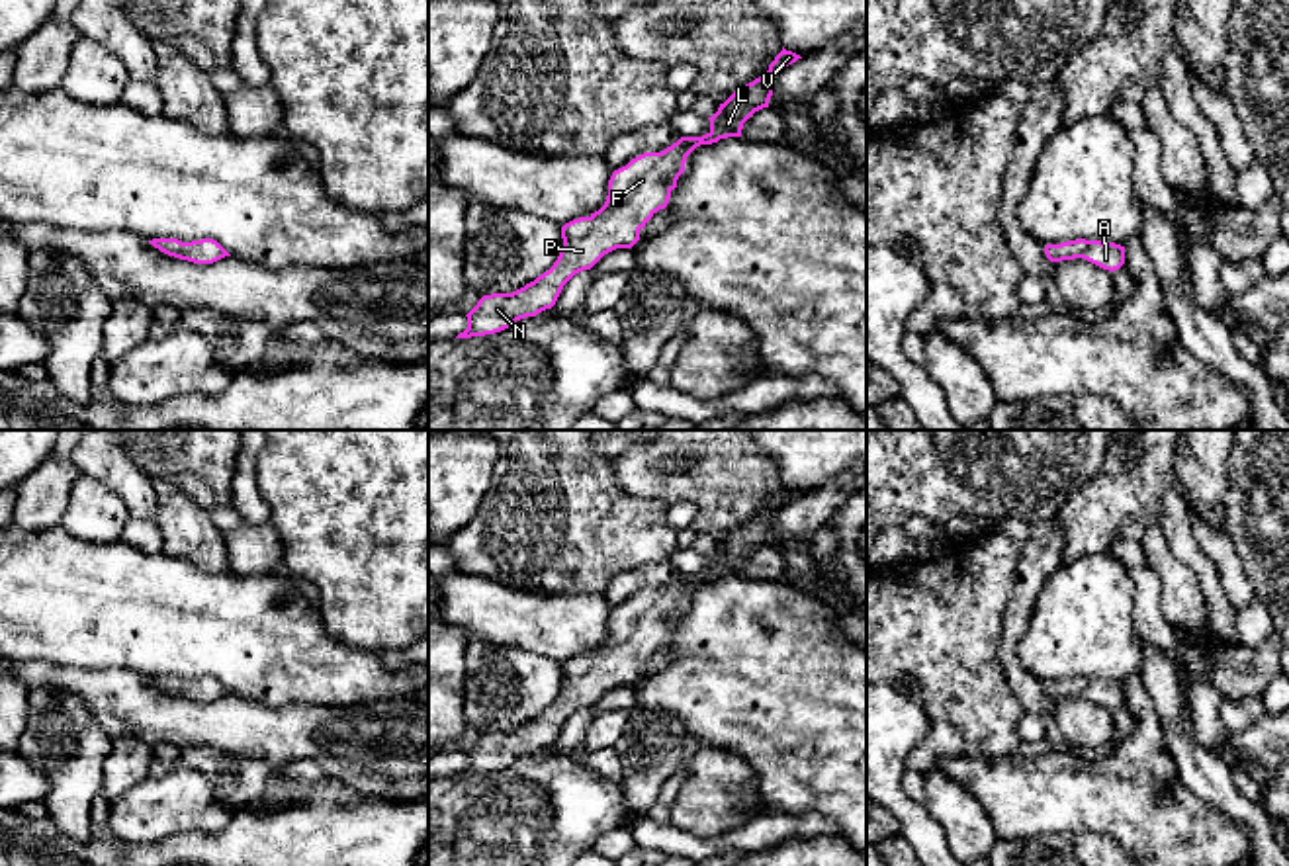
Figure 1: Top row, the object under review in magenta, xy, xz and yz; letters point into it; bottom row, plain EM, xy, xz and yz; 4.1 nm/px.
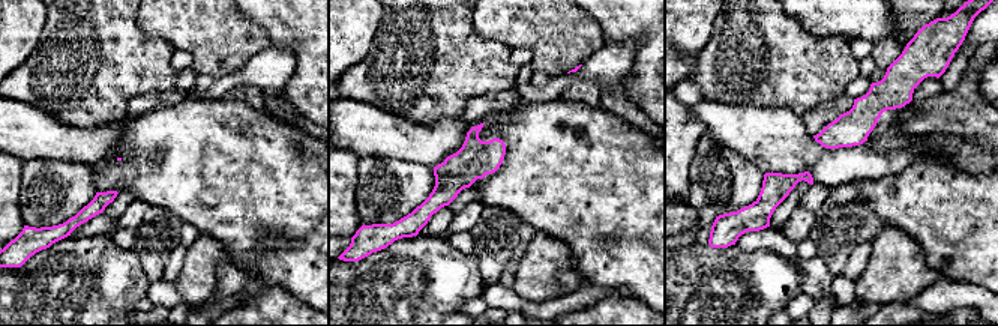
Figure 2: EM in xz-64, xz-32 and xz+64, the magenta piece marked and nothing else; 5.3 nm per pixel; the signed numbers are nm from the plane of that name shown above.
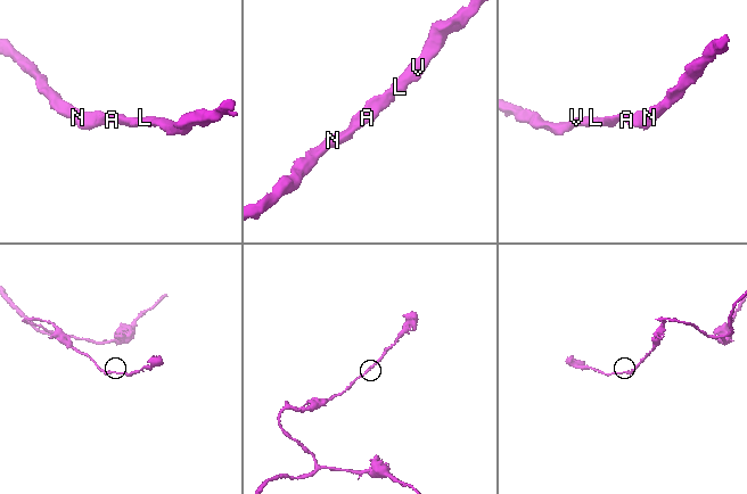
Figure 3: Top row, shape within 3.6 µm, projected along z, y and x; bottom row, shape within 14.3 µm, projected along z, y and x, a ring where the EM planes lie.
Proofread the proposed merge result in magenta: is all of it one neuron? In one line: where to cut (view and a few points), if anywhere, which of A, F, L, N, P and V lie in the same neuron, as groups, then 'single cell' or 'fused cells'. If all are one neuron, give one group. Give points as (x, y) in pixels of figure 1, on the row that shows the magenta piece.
cut none; groups A F L N P V; single cell

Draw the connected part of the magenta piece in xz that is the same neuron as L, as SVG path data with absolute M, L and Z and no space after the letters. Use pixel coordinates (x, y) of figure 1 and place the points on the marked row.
M782 51L769 70L737 88L718 111L708 117L710 131L702 137L681 137L661 152L644 152L612 172L604 205L589 217L579 217L561 227L563 246L554 266L534 281L512 293L483 295L466 315L467 328L456 338L495 334L520 319L552 309L563 285L579 272L591 270L604 254L632 248L640 231L665 209L687 156L700 145L741 137L743 123L759 109L769 108L775 76L802 59Z

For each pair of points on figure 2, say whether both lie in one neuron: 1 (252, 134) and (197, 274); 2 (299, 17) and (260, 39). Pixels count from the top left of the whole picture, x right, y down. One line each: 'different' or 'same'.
1: different
2: different

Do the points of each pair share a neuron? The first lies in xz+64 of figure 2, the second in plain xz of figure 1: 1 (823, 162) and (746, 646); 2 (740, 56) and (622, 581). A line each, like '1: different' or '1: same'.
1: different
2: different

